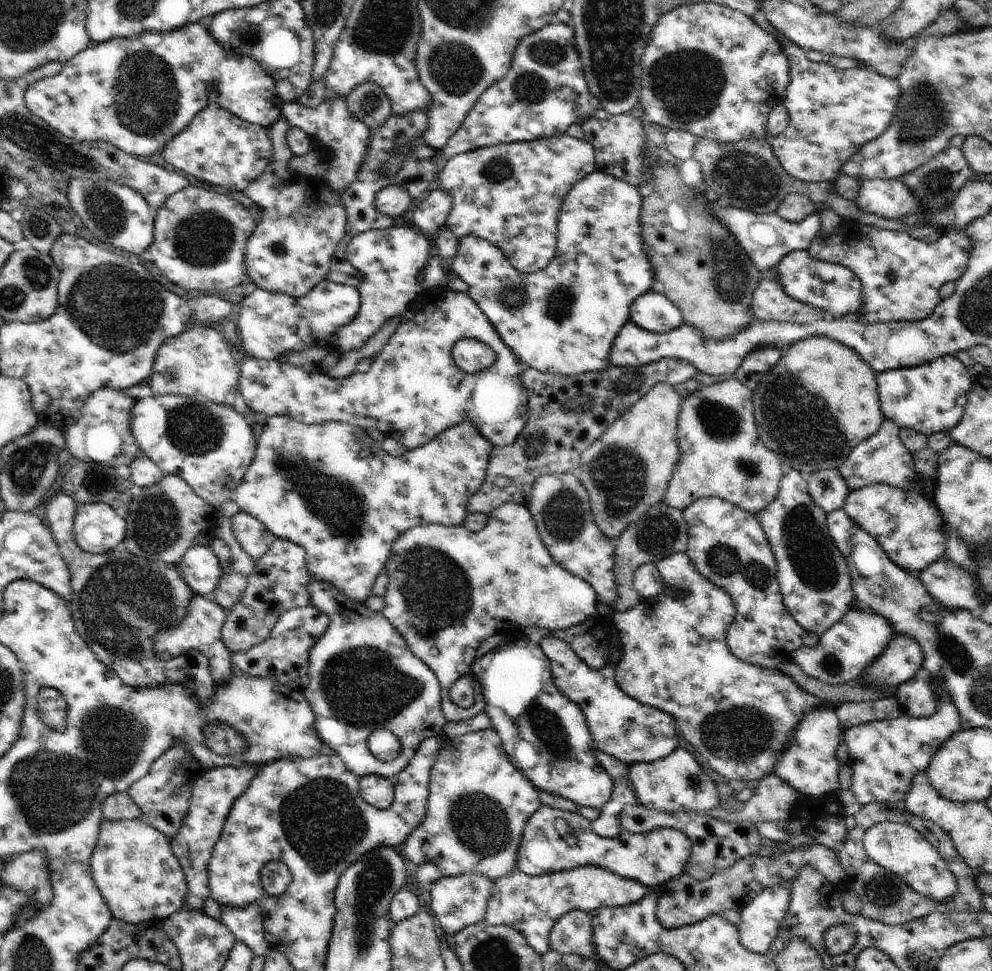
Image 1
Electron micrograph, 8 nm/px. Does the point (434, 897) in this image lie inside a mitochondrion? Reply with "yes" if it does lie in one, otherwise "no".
no

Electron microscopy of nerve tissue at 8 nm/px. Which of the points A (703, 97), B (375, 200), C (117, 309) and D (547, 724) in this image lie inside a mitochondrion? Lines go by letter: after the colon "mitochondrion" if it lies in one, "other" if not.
A: mitochondrion
B: other
C: mitochondrion
D: mitochondrion

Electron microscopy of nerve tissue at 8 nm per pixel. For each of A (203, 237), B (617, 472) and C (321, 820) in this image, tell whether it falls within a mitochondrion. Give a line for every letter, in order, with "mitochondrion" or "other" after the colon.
A: mitochondrion
B: mitochondrion
C: mitochondrion

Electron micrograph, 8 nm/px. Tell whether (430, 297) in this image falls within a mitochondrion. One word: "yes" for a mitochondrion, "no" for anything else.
no

